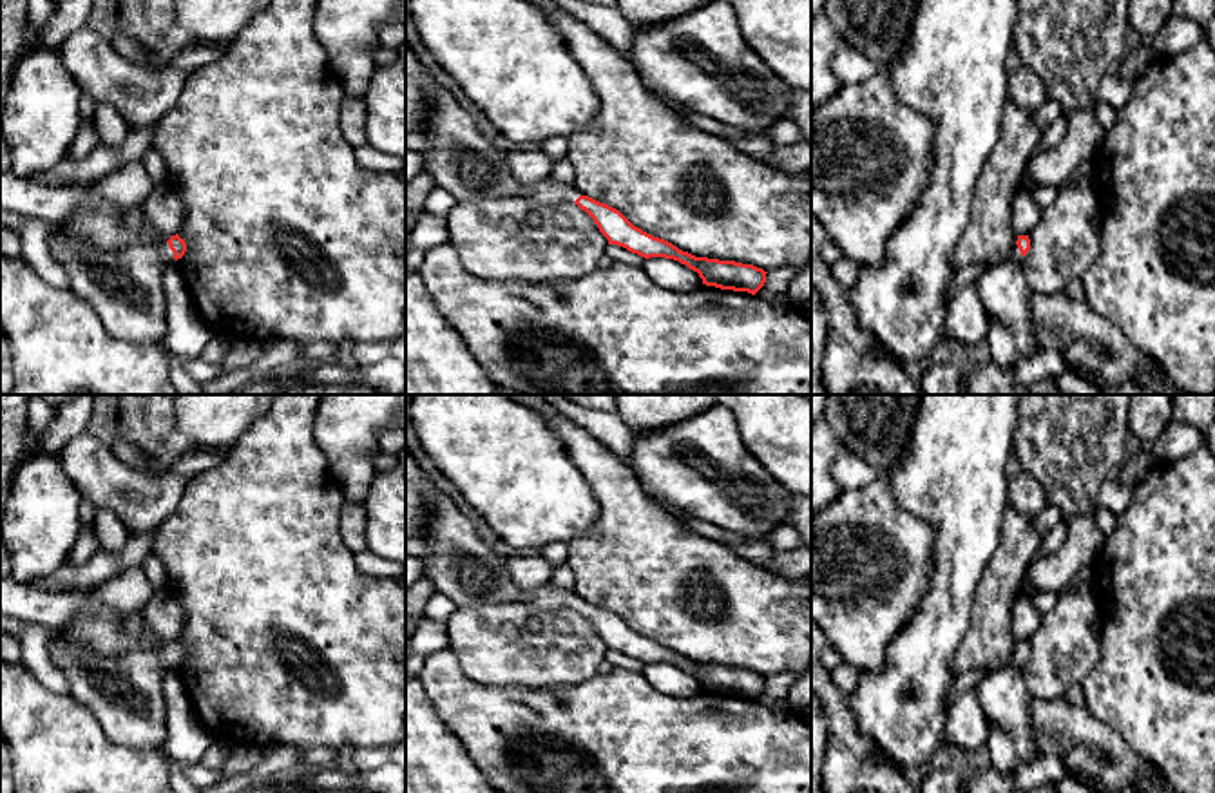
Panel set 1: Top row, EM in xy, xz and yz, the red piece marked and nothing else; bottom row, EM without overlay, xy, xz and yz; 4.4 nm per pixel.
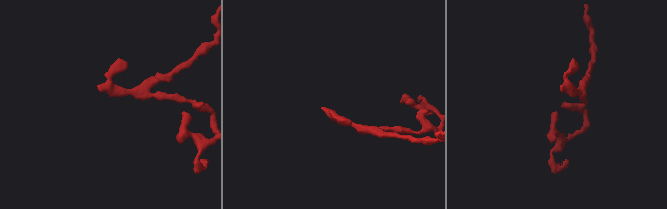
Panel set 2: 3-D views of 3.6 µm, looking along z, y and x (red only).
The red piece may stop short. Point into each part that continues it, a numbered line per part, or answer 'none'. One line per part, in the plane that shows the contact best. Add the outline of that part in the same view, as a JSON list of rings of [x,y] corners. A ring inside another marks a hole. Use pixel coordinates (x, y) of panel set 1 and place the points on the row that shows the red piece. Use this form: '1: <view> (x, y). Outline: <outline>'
1: xy (125, 288). Outline: [[[51,226],[47,244],[71,281],[71,291],[98,313],[114,339],[163,342],[168,330],[163,272],[176,261],[168,243],[78,253],[76,241]]]

